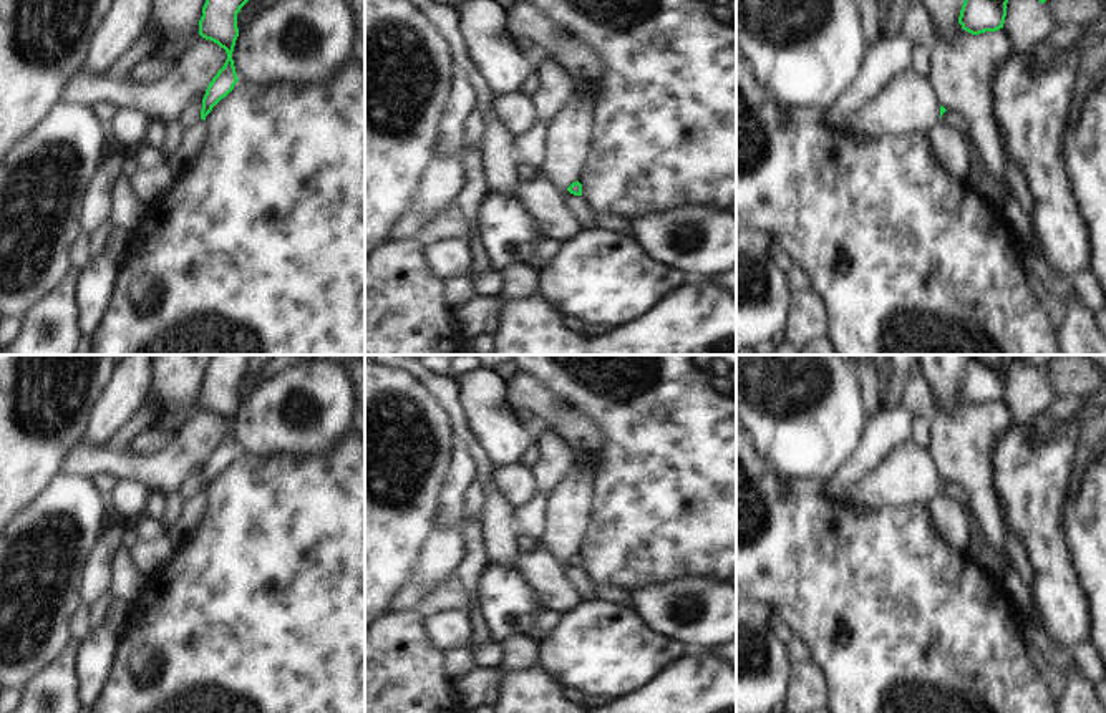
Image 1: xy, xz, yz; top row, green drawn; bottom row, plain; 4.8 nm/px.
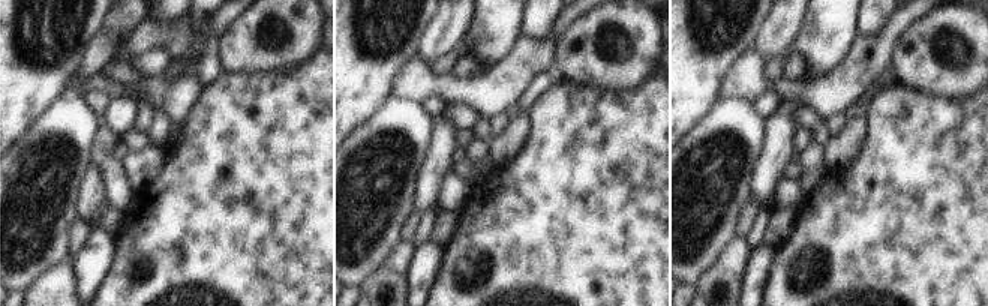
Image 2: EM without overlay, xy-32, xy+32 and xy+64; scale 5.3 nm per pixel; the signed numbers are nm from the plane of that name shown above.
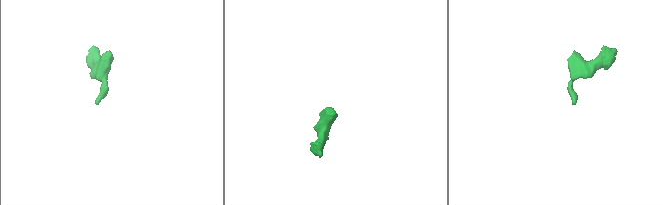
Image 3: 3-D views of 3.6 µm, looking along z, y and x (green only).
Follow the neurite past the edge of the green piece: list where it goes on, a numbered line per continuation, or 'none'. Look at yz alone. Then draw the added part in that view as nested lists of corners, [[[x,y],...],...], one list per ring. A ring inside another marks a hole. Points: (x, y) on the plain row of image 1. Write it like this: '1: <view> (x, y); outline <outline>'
none

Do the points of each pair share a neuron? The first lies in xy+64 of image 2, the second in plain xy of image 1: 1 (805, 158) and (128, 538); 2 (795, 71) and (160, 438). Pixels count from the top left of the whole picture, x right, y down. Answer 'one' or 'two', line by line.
1: two
2: one

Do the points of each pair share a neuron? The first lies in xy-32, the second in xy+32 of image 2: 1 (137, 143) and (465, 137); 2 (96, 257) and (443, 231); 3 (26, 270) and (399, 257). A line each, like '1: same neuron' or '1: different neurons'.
1: different neurons
2: different neurons
3: different neurons

